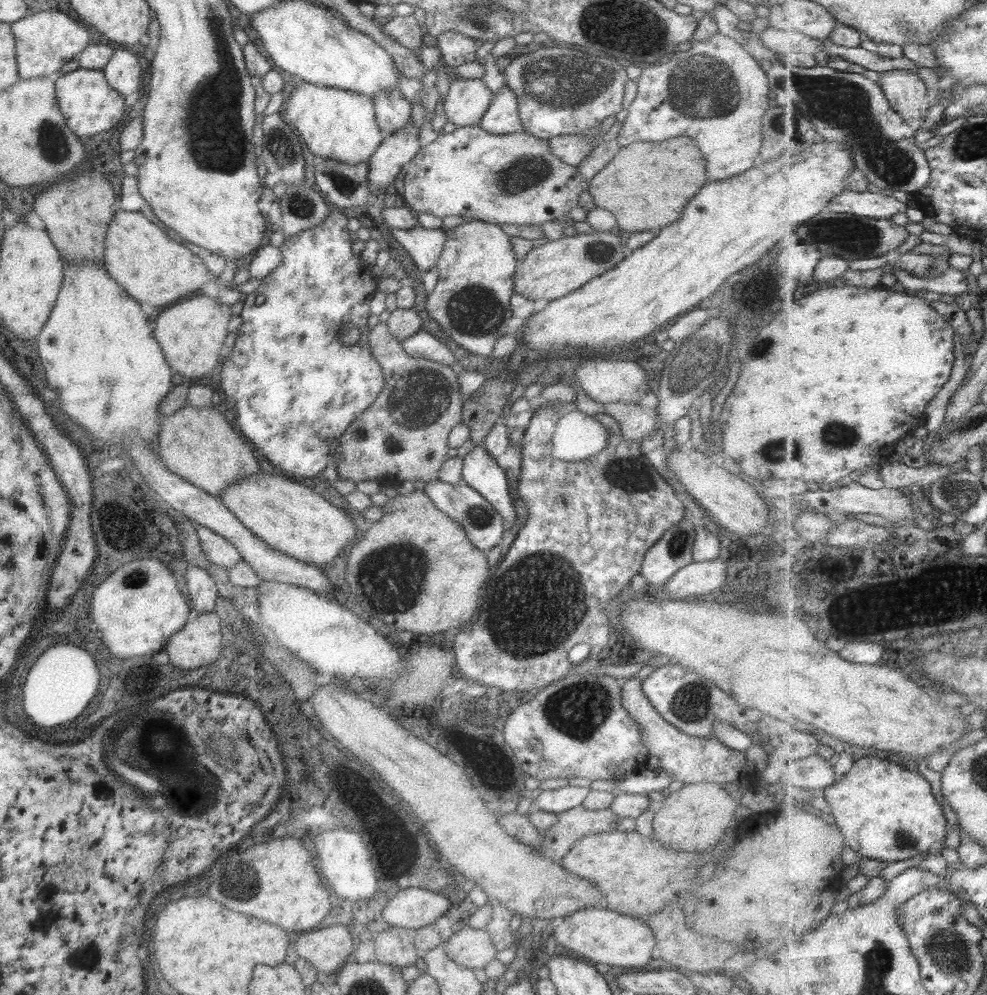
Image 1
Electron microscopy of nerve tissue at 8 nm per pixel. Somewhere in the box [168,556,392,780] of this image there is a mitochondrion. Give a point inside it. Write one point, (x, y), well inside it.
(228, 747)

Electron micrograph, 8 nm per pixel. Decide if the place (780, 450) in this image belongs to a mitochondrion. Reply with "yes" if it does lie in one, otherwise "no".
yes

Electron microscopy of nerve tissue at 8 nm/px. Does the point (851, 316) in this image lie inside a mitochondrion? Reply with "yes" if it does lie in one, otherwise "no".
no

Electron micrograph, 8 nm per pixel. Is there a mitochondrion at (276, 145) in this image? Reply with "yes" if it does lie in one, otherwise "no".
yes

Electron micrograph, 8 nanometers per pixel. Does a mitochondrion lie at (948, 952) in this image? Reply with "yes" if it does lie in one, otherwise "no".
yes

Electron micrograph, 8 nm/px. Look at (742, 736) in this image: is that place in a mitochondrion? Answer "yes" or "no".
no

